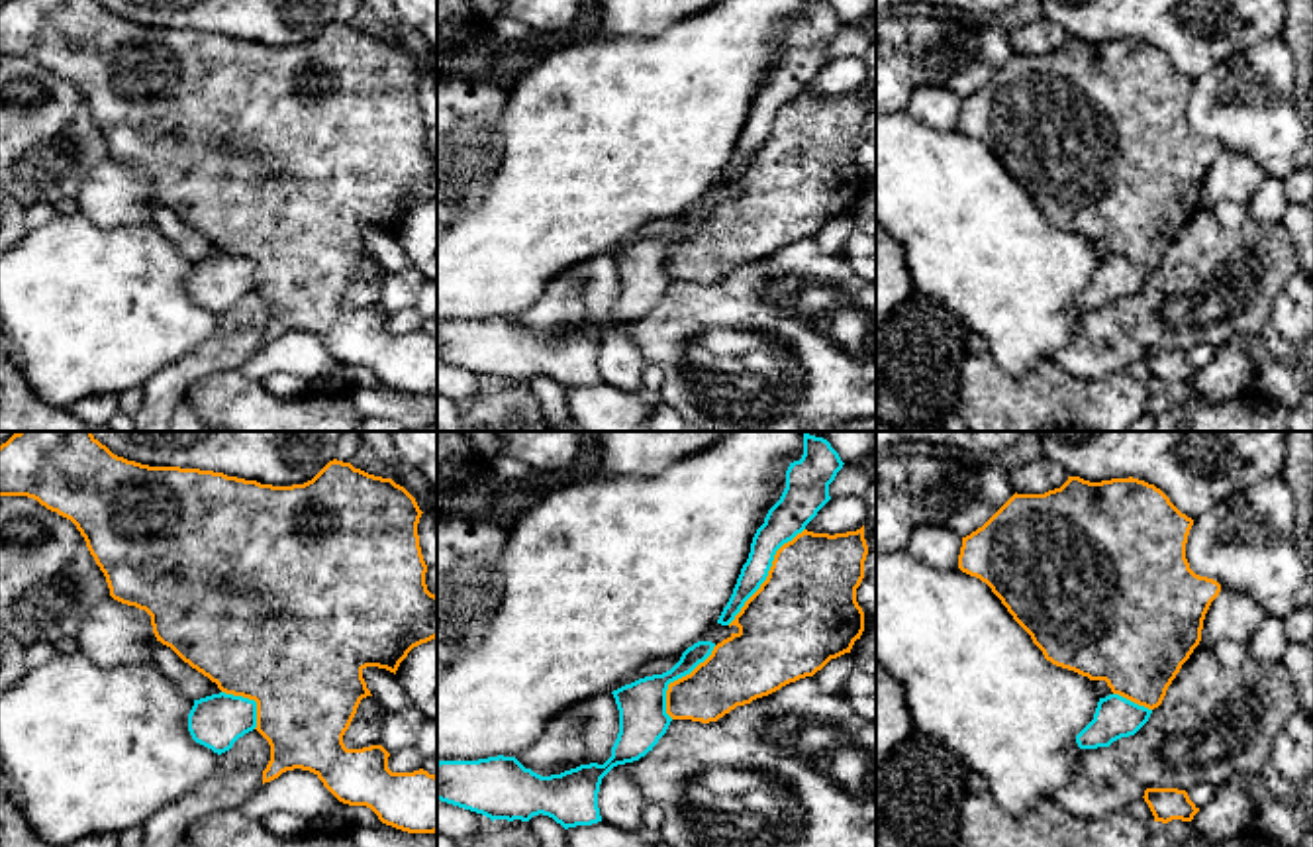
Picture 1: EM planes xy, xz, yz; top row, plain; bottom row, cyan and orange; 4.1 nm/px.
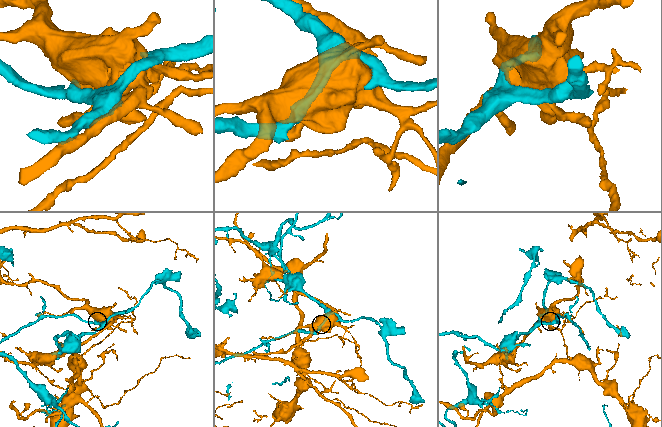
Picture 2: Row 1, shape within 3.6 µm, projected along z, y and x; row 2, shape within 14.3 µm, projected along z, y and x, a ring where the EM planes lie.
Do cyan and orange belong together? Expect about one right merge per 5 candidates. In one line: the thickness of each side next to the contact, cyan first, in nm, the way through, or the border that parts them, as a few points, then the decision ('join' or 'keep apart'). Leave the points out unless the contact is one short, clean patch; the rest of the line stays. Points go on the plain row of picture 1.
160 nm thick on the cyan side, 440 nm on the other; keep apart

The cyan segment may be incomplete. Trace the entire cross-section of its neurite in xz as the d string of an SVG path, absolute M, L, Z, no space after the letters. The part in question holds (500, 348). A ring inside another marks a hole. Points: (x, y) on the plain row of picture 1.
M698 202L662 235L639 239L613 251L619 271L619 294L611 318L604 324L580 325L560 335L541 337L515 318L478 322L439 322L437 361L494 380L529 382L549 376L564 390L602 382L598 353L602 339L617 325L645 318L666 294L668 245L690 235L704 224L715 204Z

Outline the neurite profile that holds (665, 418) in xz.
M658 400L656 412L643 431L690 431L690 427L674 408Z

